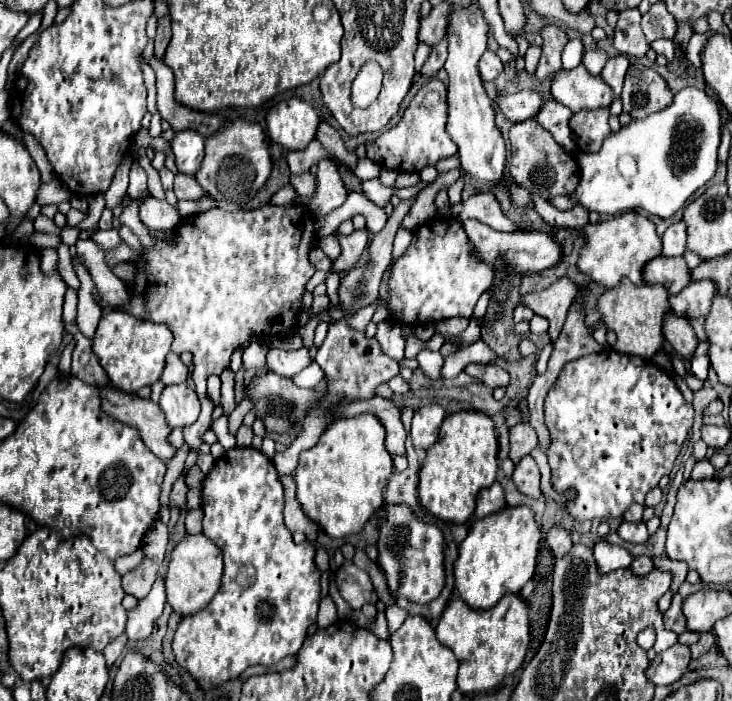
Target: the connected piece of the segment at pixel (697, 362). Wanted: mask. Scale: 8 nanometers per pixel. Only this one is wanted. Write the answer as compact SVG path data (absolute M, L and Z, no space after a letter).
M699 356L699 358L693 358L691 360L691 372L701 378L701 380L707 380L707 370L709 370L709 358L707 356Z

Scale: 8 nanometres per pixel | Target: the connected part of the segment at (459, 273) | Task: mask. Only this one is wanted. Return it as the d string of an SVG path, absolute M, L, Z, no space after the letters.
M433 218L433 222L415 228L411 246L393 266L393 276L389 278L389 286L391 286L389 310L395 320L407 322L411 326L433 324L451 316L471 318L479 296L491 286L491 282L493 282L493 268L485 262L475 260L469 254L469 240L465 238L461 222L455 218Z

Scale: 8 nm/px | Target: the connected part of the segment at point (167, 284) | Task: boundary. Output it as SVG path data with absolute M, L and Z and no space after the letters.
M261 206L251 208L243 212L235 210L209 210L203 214L197 214L195 218L189 218L185 224L177 230L177 242L157 242L155 248L145 248L139 256L133 254L133 250L121 242L117 248L107 250L107 264L115 264L121 260L129 260L137 276L131 282L131 286L137 286L141 278L147 280L147 290L143 294L143 302L137 304L137 296L133 294L129 304L123 306L125 312L143 318L153 320L169 326L173 332L173 346L171 350L181 354L189 350L193 354L193 380L195 390L201 398L201 414L195 424L187 426L183 430L185 442L191 452L197 452L197 466L207 474L215 462L215 458L207 452L201 452L203 446L203 434L211 426L211 400L205 394L205 384L209 374L221 374L229 366L231 354L241 348L245 350L249 342L257 336L279 336L289 334L297 326L297 314L301 312L301 296L305 294L307 280L315 274L315 266L309 262L309 252L315 242L315 222L309 214L309 228L307 228L307 214L301 206Z

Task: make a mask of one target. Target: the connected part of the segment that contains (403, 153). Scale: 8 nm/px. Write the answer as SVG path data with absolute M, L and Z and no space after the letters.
M433 78L425 84L417 96L407 106L401 120L385 130L379 138L367 142L367 158L371 158L381 168L389 168L395 172L421 172L425 166L435 166L443 158L451 158L457 154L457 144L453 144L451 136L445 130L447 116L447 86Z

